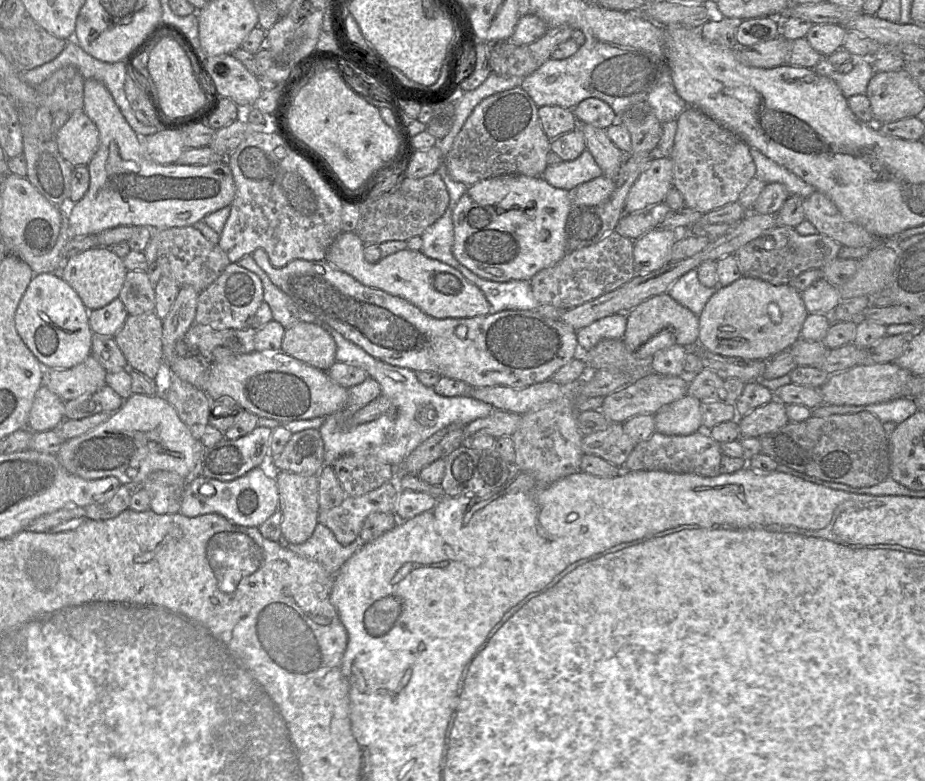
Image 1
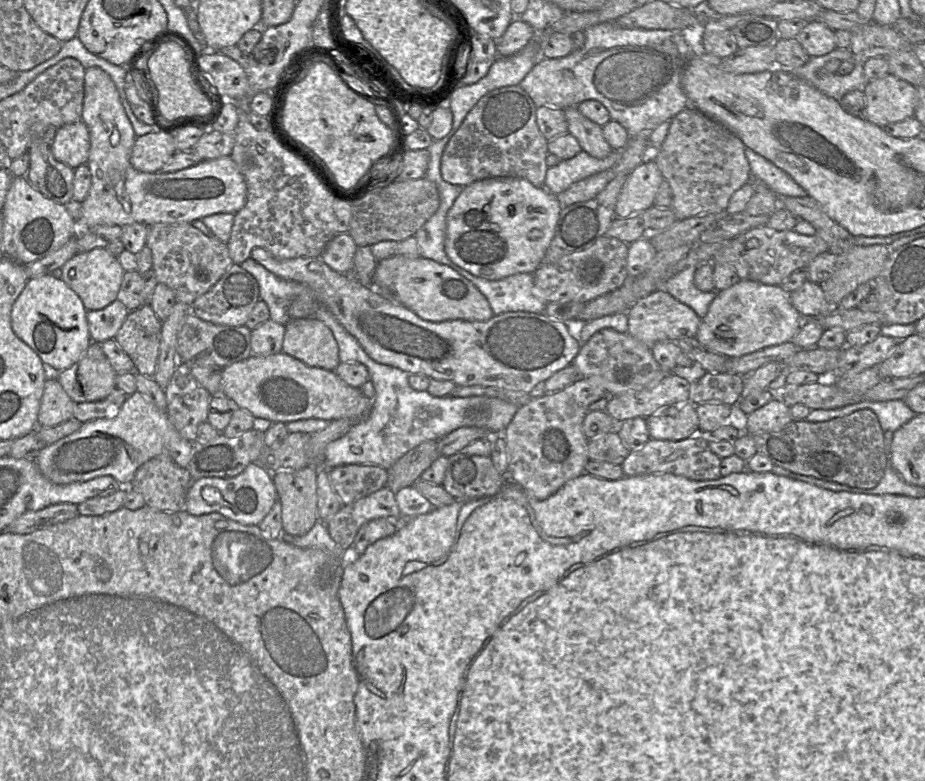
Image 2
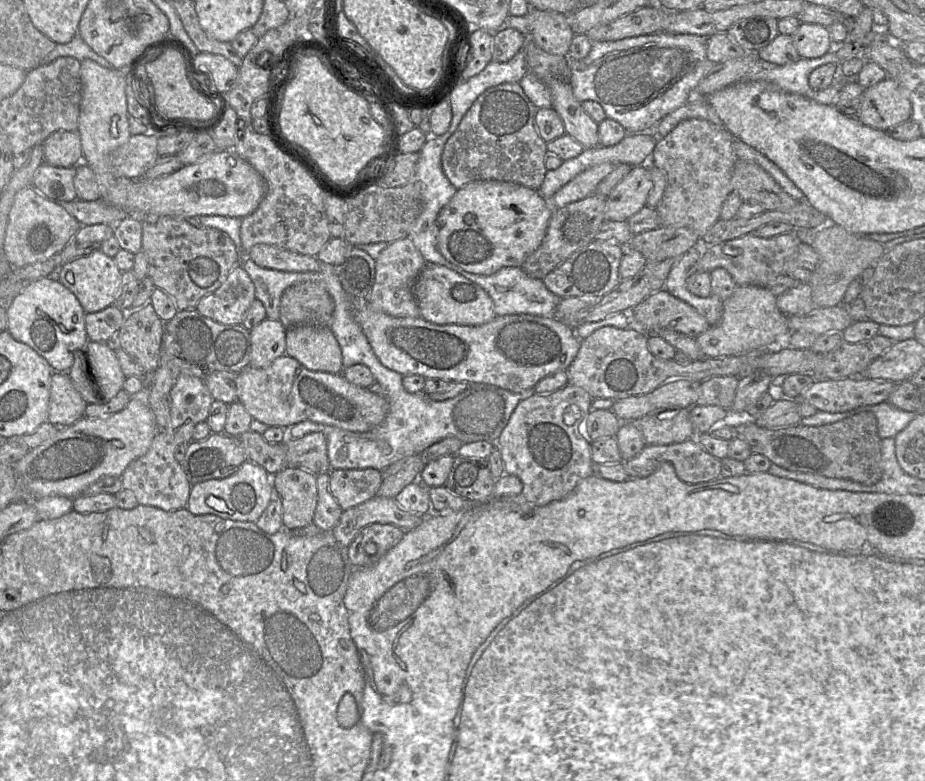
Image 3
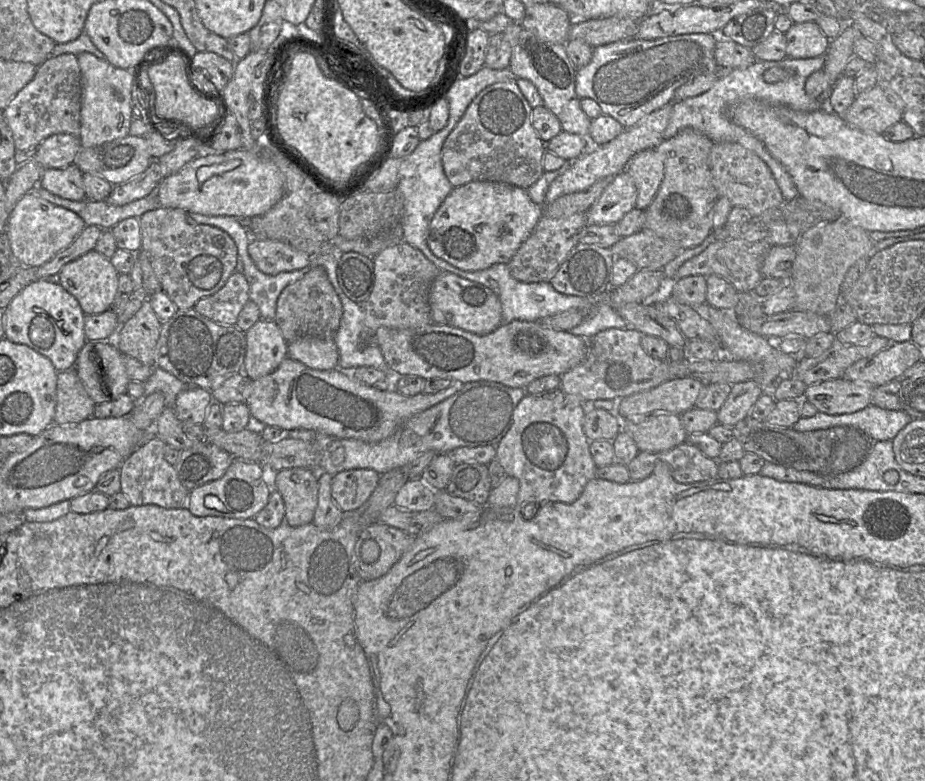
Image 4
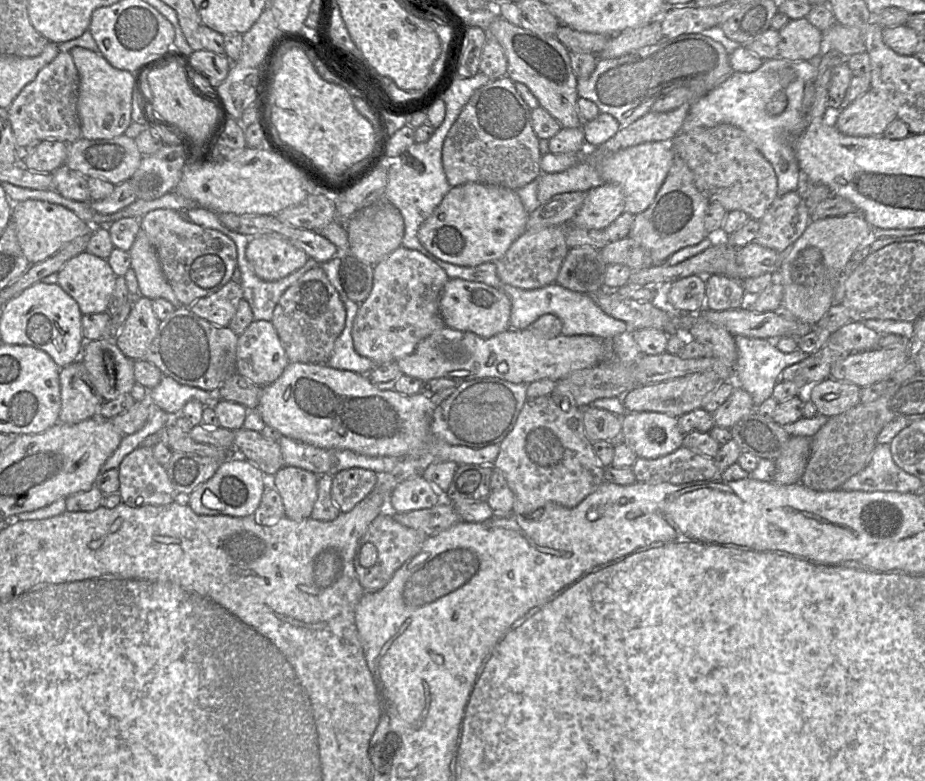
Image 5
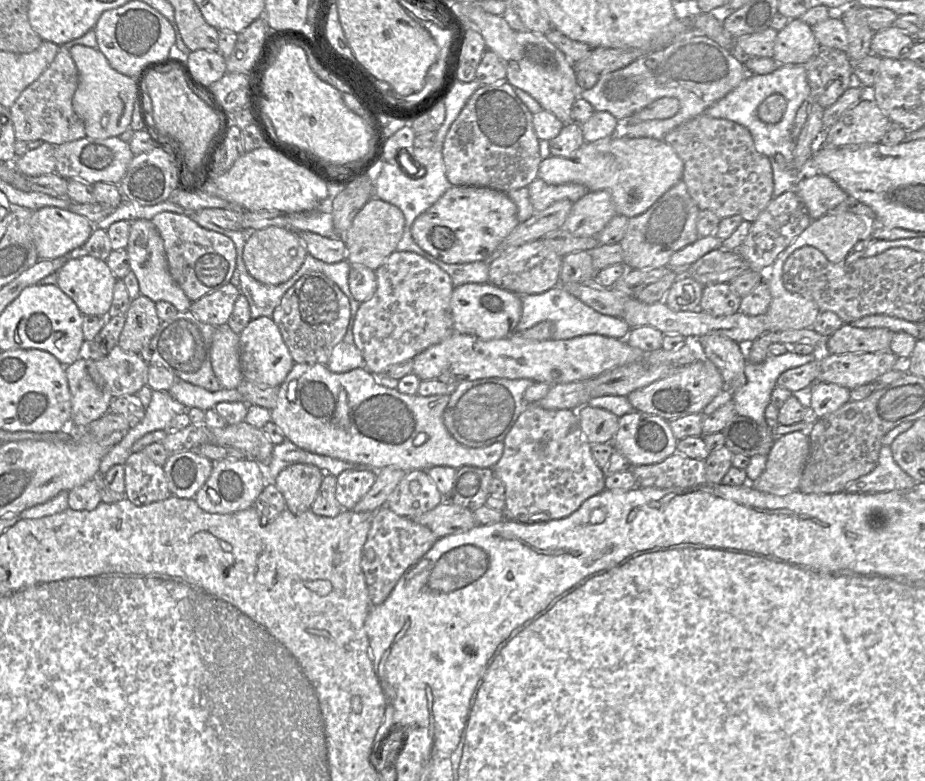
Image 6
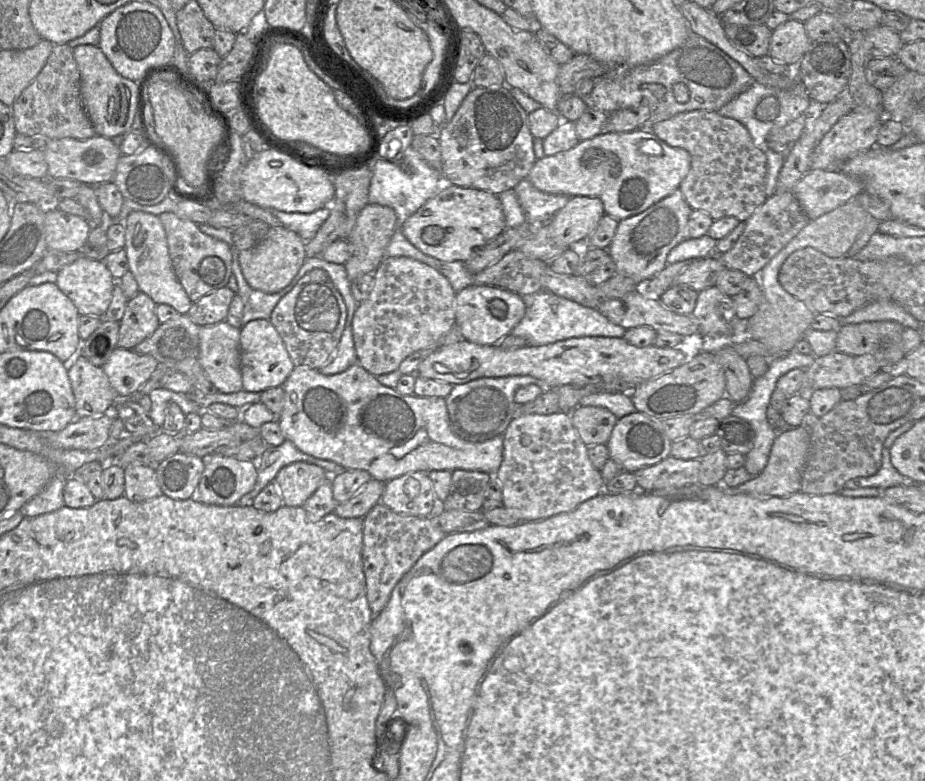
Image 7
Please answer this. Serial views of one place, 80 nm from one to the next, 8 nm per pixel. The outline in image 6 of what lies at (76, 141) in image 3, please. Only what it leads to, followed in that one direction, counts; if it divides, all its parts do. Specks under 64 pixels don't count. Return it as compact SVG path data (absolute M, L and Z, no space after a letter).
M43 142L37 149L16 157L12 164L25 176L52 174L56 169L54 151L55 145Z

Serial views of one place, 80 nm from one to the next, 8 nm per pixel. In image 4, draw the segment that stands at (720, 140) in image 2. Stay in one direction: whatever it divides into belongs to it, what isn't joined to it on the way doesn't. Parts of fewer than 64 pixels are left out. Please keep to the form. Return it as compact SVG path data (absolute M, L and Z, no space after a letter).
M686 128L656 148L663 155L665 173L656 196L644 210L642 230L651 230L660 238L676 242L683 249L710 239L713 231L712 209L720 197L709 168L709 154L714 143L705 134Z

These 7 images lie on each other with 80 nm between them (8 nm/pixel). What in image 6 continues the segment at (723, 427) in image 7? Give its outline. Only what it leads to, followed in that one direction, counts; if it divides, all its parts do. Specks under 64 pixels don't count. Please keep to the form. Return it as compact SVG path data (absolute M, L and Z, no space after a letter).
M736 414L721 431L725 438L725 446L733 454L768 456L776 437L767 424Z

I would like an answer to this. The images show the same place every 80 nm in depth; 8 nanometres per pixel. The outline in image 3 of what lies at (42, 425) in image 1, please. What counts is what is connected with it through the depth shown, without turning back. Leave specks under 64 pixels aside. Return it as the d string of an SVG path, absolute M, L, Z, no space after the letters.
M53 372L47 421L58 427L69 426L84 417L87 402L74 388L65 372Z

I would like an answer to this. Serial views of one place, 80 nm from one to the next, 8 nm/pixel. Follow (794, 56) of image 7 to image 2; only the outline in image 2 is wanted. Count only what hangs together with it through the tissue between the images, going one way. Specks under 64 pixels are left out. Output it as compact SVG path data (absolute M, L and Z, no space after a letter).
M811 20L795 37L810 57L823 56L837 48L835 31L820 20Z

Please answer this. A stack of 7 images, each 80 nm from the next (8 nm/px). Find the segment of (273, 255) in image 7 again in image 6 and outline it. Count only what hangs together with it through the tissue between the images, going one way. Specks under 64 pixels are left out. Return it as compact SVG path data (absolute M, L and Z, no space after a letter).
M270 226L248 232L243 261L249 274L263 284L278 285L288 281L302 266L308 252L298 232L290 228Z

